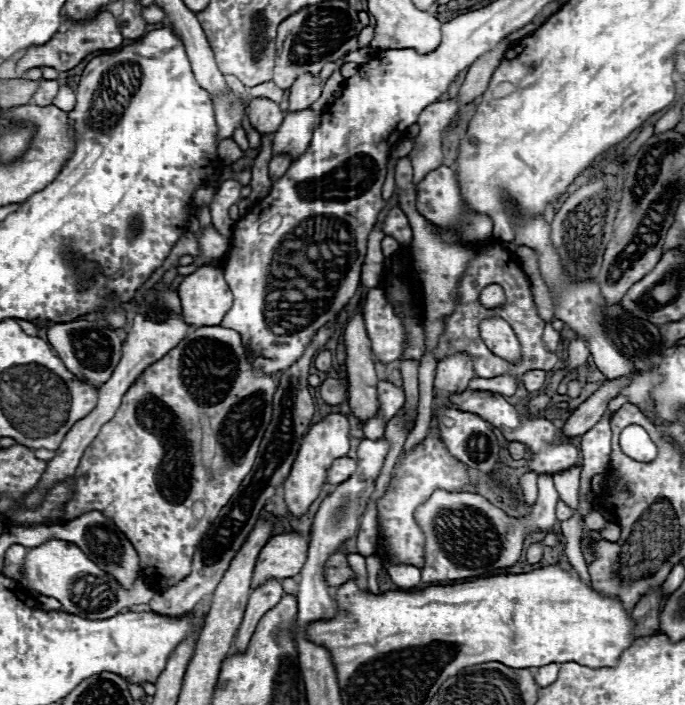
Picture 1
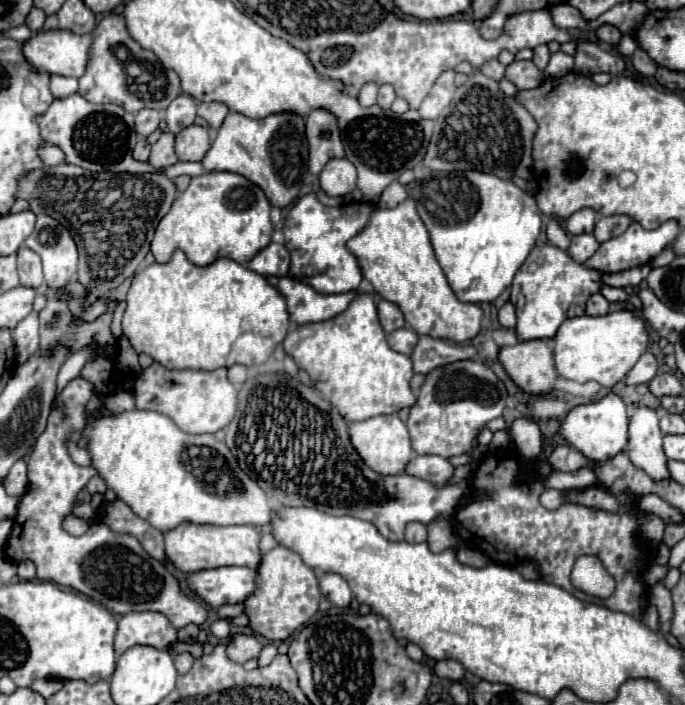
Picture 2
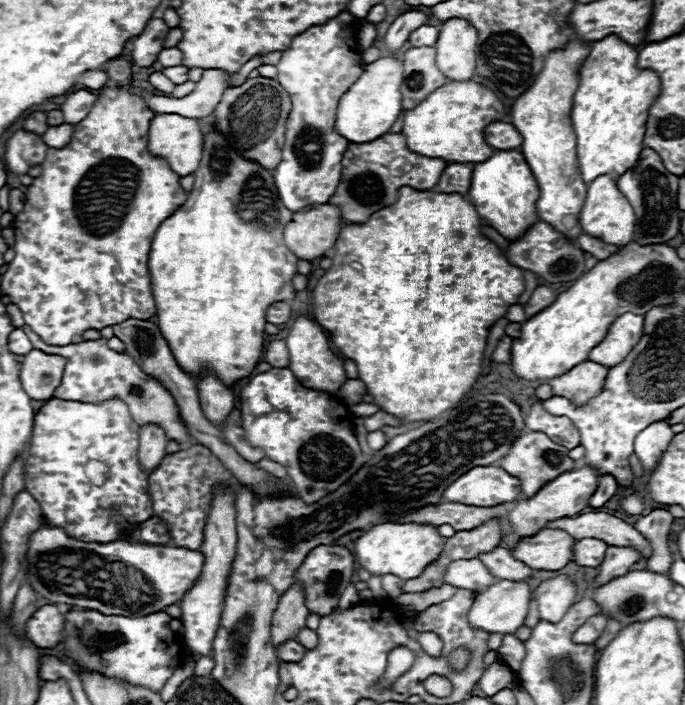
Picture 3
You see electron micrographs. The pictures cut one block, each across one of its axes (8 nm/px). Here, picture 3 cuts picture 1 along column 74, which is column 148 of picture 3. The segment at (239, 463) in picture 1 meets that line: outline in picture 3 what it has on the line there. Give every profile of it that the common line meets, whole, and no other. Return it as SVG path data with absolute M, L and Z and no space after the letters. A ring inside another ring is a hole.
M50 398L40 412L34 416L34 428L32 428L32 438L28 444L28 452L26 452L26 464L24 464L24 484L26 484L26 492L30 492L40 508L42 508L42 516L46 520L46 524L54 524L58 528L64 528L68 536L82 540L82 542L98 542L98 544L108 544L118 540L120 536L128 536L140 522L148 520L152 516L152 498L148 492L148 478L150 474L144 472L140 468L138 462L138 424L132 420L128 406L120 400L120 398L110 398L104 402L78 402L78 400L62 400L62 398Z

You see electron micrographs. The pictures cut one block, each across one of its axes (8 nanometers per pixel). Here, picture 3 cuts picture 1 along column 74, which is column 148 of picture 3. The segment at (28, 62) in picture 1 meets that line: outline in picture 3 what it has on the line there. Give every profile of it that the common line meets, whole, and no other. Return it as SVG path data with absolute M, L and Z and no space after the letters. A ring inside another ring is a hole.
M152 18L144 32L132 40L132 58L138 66L152 66L162 50L162 40L168 34L168 26L160 18Z

